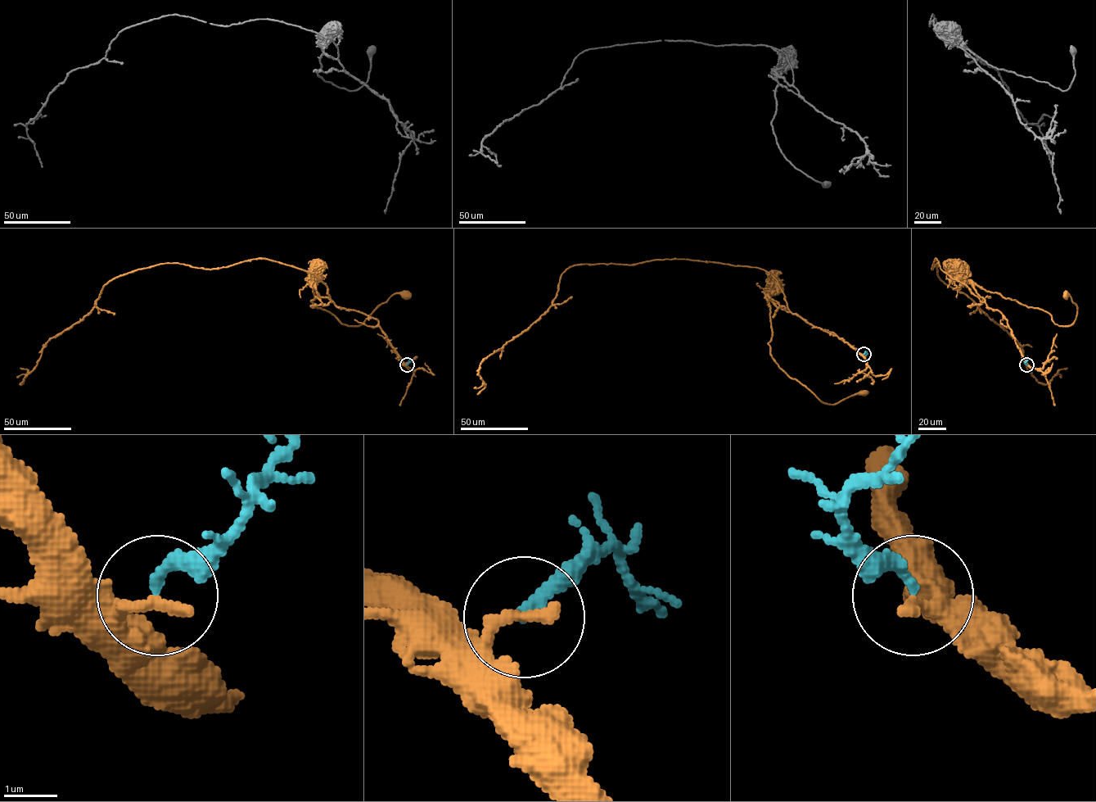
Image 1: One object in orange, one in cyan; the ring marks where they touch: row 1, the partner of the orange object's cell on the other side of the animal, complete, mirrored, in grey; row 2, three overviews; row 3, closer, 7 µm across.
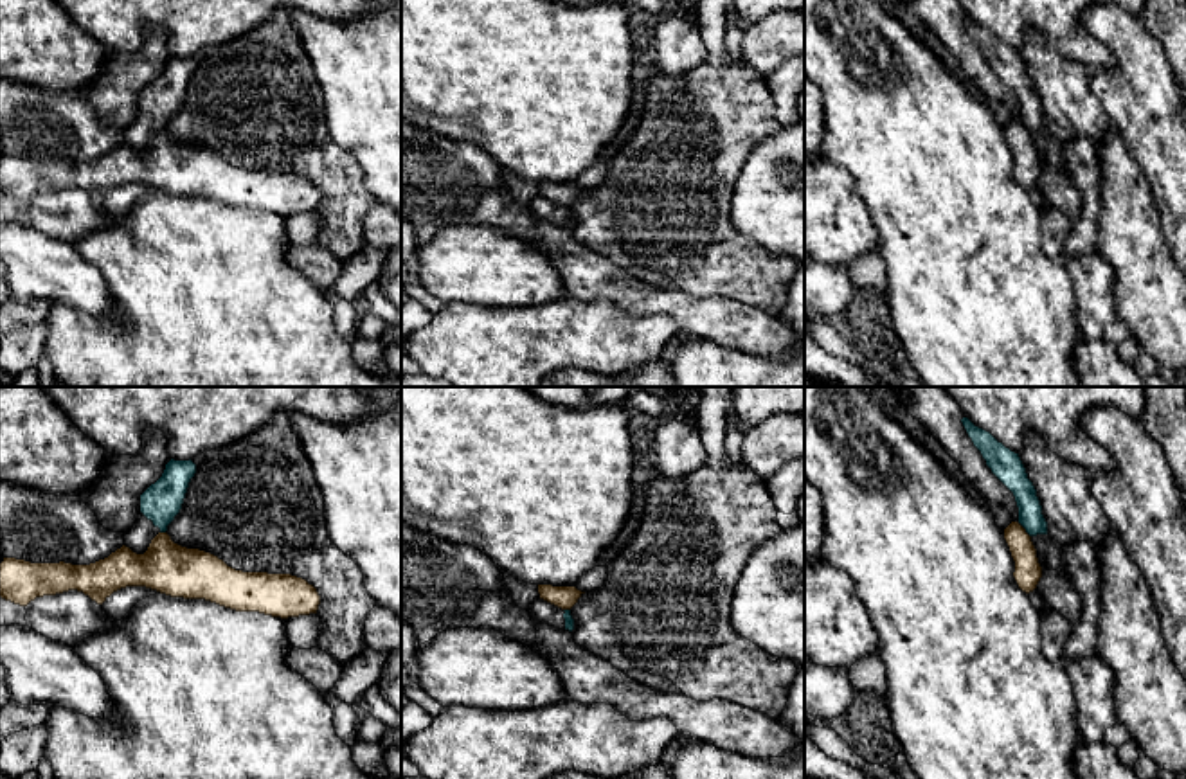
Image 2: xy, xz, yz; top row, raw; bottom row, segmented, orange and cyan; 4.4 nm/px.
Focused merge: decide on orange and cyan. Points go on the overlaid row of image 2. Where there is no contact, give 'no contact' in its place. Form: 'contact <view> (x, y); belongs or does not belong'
contact yz (1024, 529); does not belong

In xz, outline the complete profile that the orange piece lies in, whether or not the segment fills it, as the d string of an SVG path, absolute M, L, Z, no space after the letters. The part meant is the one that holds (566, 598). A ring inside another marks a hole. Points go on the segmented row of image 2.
M538 585L538 594L540 599L562 610L571 610L585 592L578 590L576 586Z

